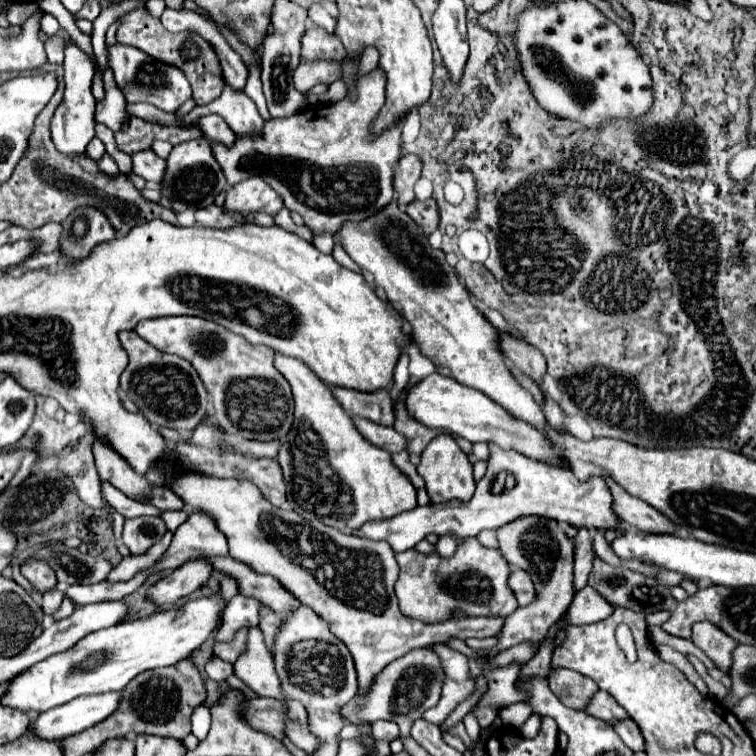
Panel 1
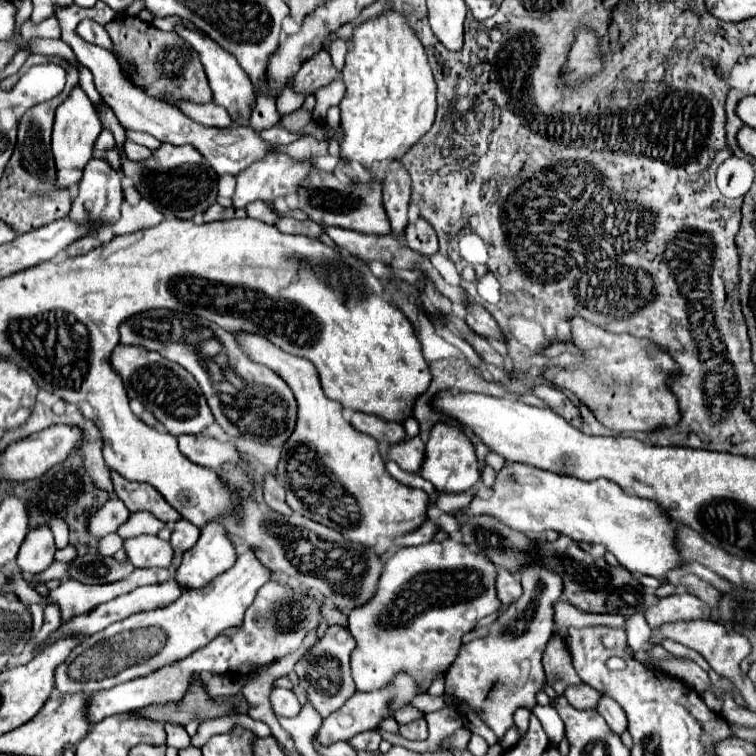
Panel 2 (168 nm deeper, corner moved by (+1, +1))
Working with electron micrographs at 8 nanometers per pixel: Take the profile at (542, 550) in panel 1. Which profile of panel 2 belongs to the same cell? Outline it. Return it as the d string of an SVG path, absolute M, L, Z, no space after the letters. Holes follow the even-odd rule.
M522 565L518 575L524 595L492 623L488 637L462 645L456 661L446 673L446 693L480 711L496 737L502 737L510 729L514 723L512 715L518 707L532 709L536 705L536 693L546 683L540 661L554 631L554 603L562 597L564 587L560 575L548 567Z

